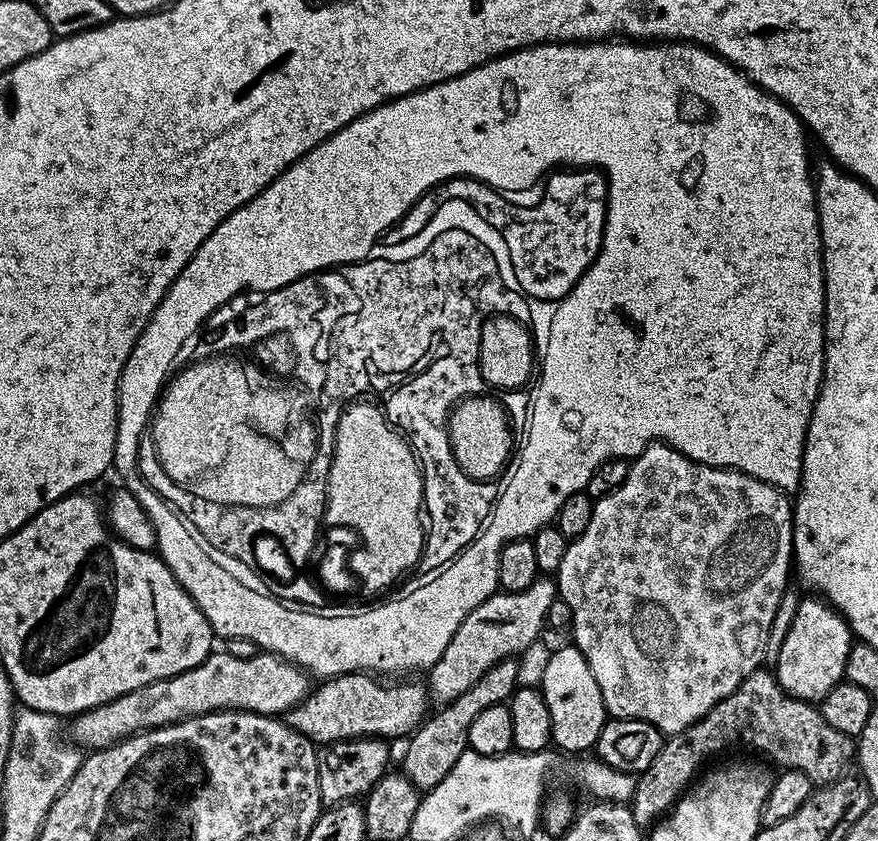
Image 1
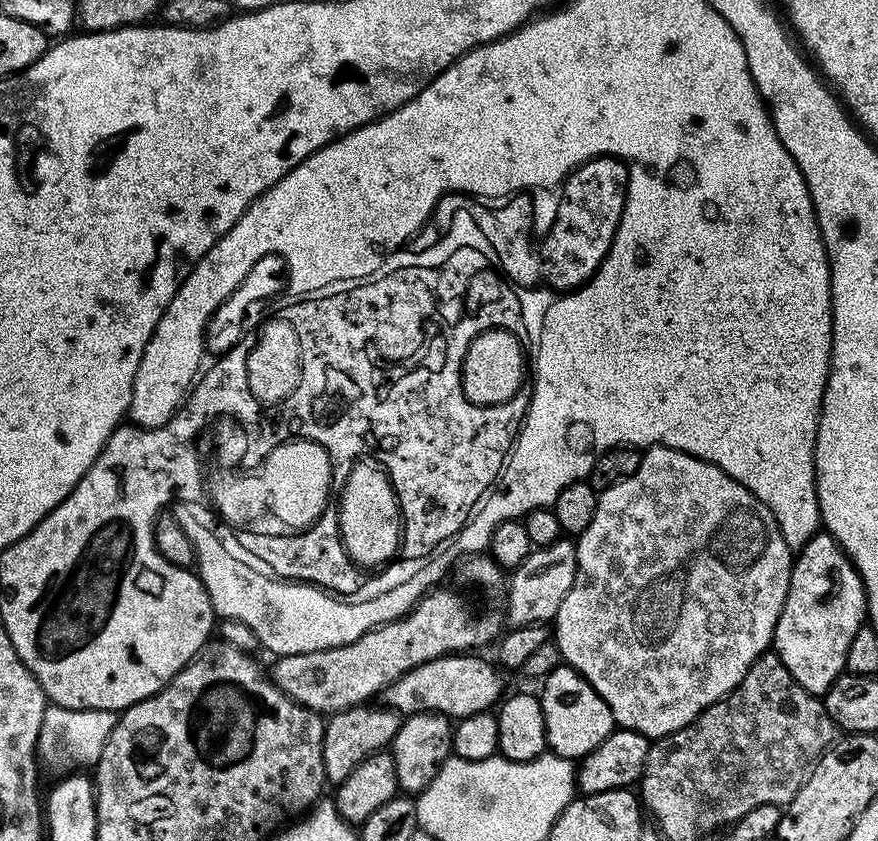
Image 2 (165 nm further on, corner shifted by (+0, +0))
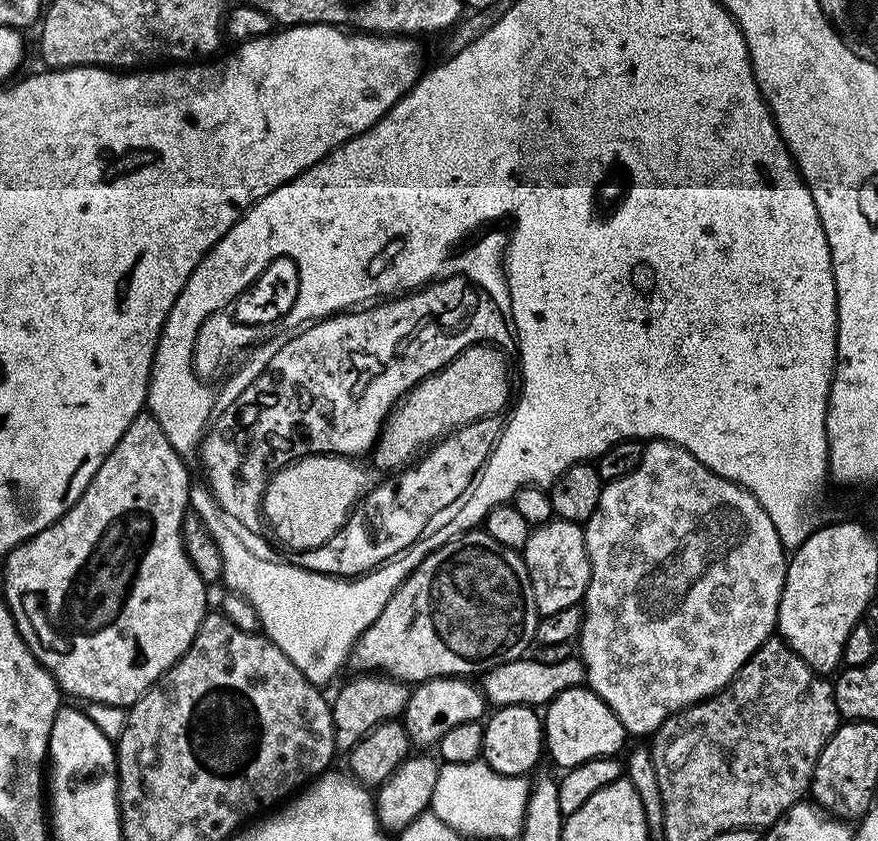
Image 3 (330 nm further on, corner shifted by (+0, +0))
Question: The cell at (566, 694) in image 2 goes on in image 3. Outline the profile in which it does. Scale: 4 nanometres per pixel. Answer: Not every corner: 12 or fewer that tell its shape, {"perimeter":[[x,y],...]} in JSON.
{"perimeter":[[587,686],[555,696],[542,719],[560,770],[616,756],[622,722]]}

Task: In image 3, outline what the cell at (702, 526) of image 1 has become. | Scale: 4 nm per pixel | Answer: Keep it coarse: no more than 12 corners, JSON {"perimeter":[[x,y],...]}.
{"perimeter":[[653,439],[583,525],[587,687],[625,733],[778,628],[786,546]]}

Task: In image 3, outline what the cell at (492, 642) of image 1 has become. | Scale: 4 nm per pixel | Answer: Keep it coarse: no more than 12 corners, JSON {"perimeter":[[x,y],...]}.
{"perimeter":[[581,525],[533,527],[522,555],[541,617],[575,608],[592,571]]}

